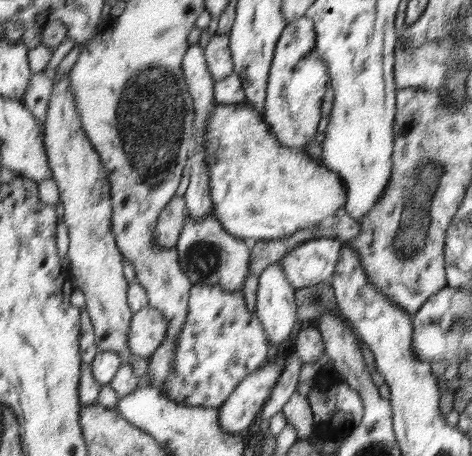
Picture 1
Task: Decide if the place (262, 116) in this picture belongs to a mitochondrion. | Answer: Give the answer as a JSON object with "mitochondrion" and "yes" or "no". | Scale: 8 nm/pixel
{"mitochondrion":"no"}

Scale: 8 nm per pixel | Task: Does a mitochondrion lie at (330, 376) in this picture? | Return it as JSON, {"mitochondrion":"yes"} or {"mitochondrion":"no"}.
{"mitochondrion":"no"}

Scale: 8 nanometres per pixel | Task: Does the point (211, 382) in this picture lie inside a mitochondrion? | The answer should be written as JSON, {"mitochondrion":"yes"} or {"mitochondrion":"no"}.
{"mitochondrion":"yes"}

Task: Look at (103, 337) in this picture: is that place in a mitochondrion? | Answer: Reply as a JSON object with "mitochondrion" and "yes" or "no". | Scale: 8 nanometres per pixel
{"mitochondrion":"no"}

